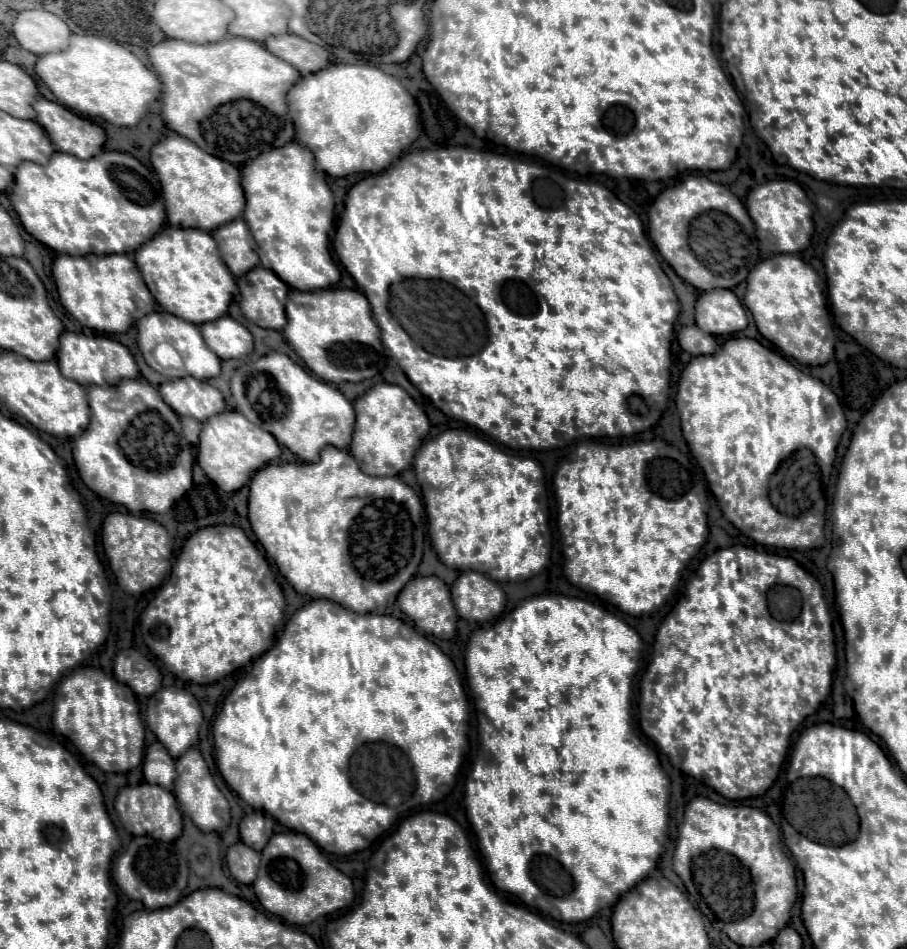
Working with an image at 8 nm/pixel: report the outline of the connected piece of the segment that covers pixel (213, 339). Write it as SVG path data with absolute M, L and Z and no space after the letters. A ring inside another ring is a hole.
M229 315L203 323L199 329L207 347L219 359L239 359L253 351L251 333Z

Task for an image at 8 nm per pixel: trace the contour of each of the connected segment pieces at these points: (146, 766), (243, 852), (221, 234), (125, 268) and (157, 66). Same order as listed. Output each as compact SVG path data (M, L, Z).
M155 741L147 747L145 753L145 763L143 763L143 775L147 783L155 783L161 785L165 789L173 789L173 781L177 777L175 771L175 759L169 755L169 751L165 749L163 743Z
M239 841L227 849L227 867L239 883L251 885L257 879L259 853Z
M235 219L217 227L213 231L213 239L217 239L221 257L235 277L241 277L245 271L251 271L259 265L255 239L243 219Z
M57 255L53 263L61 305L85 327L105 333L123 333L133 321L155 307L155 299L145 287L135 261L129 255Z
M229 37L229 39L223 39L219 43L209 43L209 45L195 45L195 43L187 43L187 41L179 41L179 39L165 39L149 49L149 61L163 83L163 91L161 91L161 117L163 117L163 121L167 123L169 129L173 129L179 135L187 137L189 141L197 143L203 151L207 151L219 159L225 159L233 165L243 165L249 159L255 159L257 155L261 155L263 151L269 151L273 147L281 147L293 139L293 123L291 123L291 119L287 119L285 95L293 87L293 83L299 79L299 71L293 65L279 59L277 55L273 55L271 51L267 51L263 43L257 43L251 39L241 39L241 37Z

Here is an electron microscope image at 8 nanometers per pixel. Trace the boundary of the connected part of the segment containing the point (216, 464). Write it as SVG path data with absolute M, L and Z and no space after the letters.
M223 411L203 423L197 463L201 465L205 475L213 483L217 483L219 489L223 489L227 493L239 491L251 479L251 475L255 471L259 471L267 463L275 461L279 455L281 455L281 447L273 439L273 435L269 435L267 431L261 431L261 427L249 423L239 411Z

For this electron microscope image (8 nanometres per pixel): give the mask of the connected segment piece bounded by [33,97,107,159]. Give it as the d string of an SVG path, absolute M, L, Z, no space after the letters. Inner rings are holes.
M39 97L33 107L37 111L37 123L47 131L57 151L77 155L79 159L91 159L101 151L107 133L93 119L81 117L45 97Z

